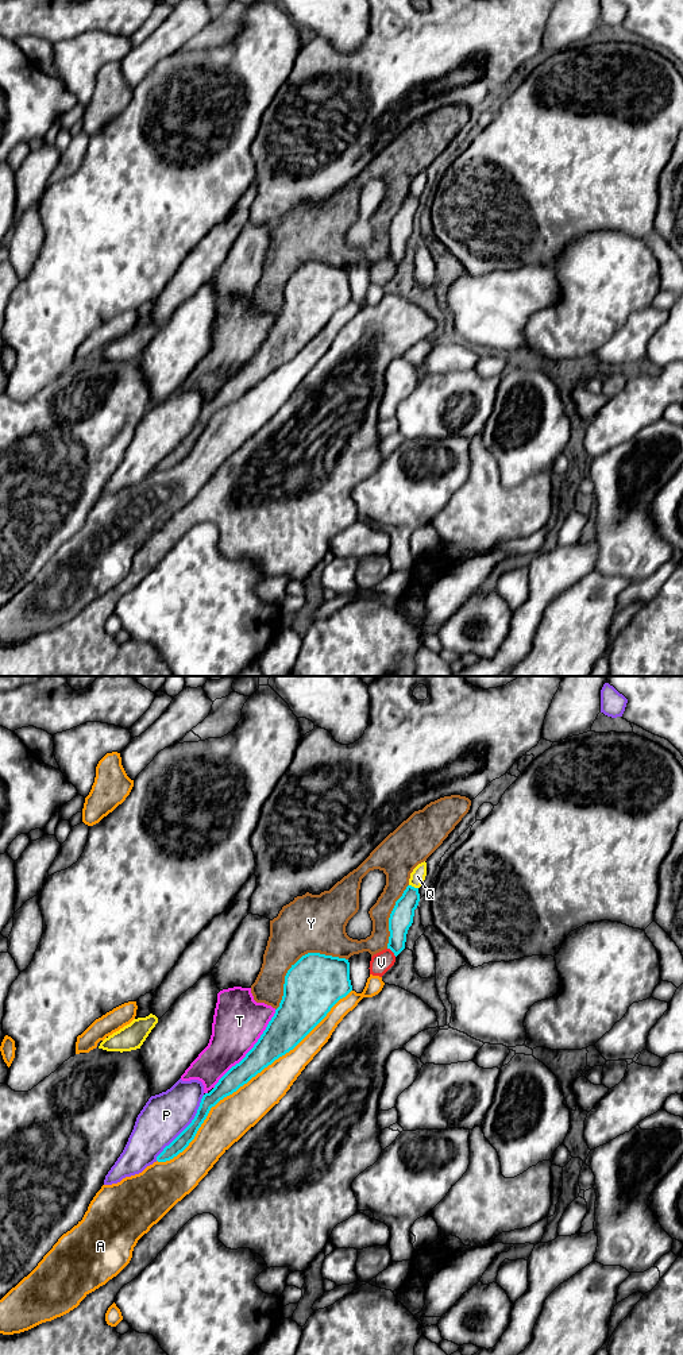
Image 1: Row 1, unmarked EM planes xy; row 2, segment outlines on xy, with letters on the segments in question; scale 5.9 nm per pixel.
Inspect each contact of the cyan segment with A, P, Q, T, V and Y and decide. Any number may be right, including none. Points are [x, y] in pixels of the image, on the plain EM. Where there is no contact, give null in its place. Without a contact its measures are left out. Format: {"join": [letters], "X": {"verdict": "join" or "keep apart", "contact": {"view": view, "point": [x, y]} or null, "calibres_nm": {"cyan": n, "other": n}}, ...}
{"join": ["V"], "A": {"verdict": "keep apart", "contact": {"view": "xy", "point": [247, 390]}, "calibres_nm": {"cyan": 170, "other": 240}}, "P": {"verdict": "keep apart", "contact": {"view": "xy", "point": [186, 436]}, "calibres_nm": {"cyan": 90, "other": 280}}, "Q": {"verdict": "keep apart", "contact": {"view": "xy", "point": [413, 196]}, "calibres_nm": {"cyan": 140, "other": 90}}, "T": {"verdict": "keep apart", "contact": {"view": "xy", "point": [250, 359]}, "calibres_nm": {"cyan": 220, "other": 300}}, "V": {"verdict": "join", "contact": {"view": "xy", "point": [392, 259]}, "calibres_nm": {"cyan": 140, "other": 120}}, "Y": {"verdict": "keep apart", "contact": {"view": "xy", "point": [297, 270]}, "calibres_nm": {"cyan": 340, "other": 360}}}

